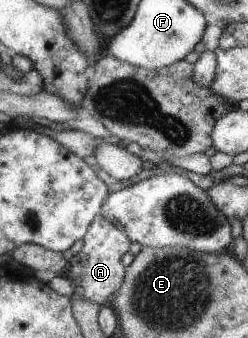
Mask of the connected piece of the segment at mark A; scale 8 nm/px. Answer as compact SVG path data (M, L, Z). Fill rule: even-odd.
M99 215L89 227L84 240L84 248L80 254L70 256L70 280L73 284L73 294L84 296L96 304L106 304L122 288L126 277L127 267L123 264L123 258L130 253L132 240L127 232L119 224L110 222L108 218Z

